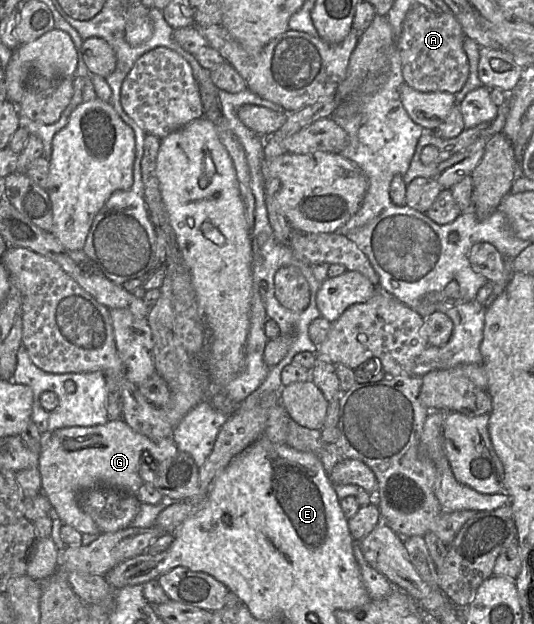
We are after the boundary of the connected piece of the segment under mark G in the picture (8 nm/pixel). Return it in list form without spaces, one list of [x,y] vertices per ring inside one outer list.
[[[123,419],[109,420],[106,424],[90,427],[59,428],[52,432],[47,447],[39,455],[38,468],[42,478],[41,491],[46,495],[51,507],[56,510],[63,523],[74,527],[82,534],[100,534],[97,524],[79,506],[78,496],[87,489],[99,486],[112,487],[130,494],[137,494],[137,491],[144,483],[140,475],[142,462],[148,466],[148,462],[151,461],[156,464],[161,463],[175,457],[177,453],[178,449],[173,436],[153,441],[149,437],[134,431]]]

